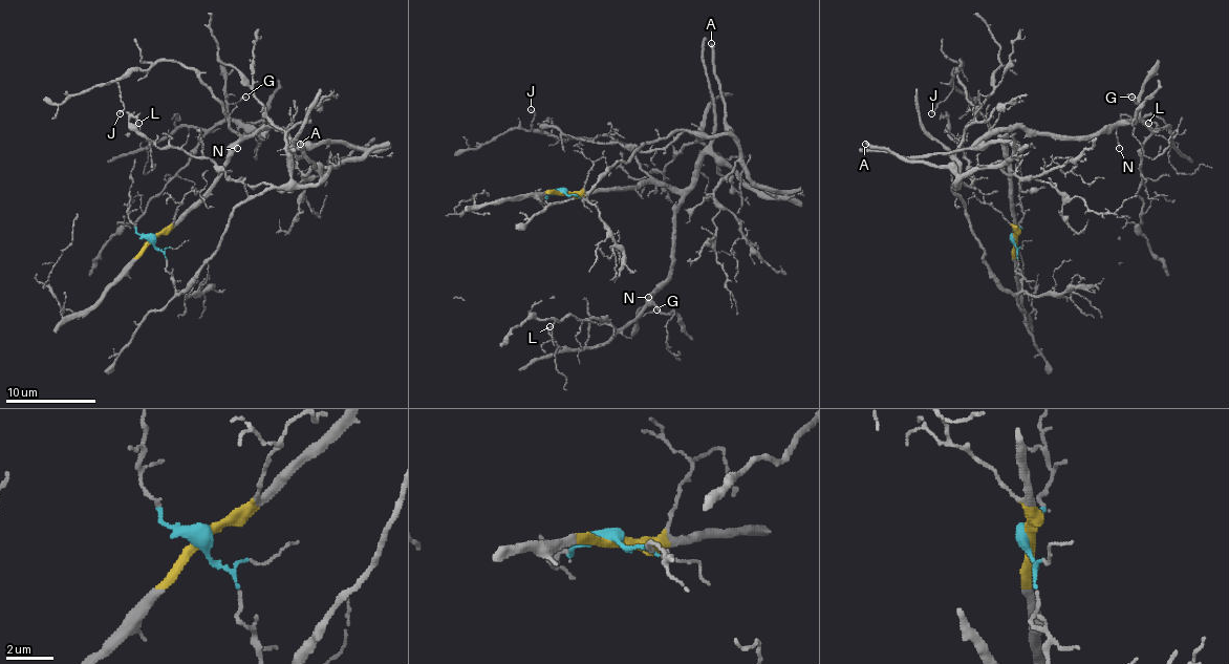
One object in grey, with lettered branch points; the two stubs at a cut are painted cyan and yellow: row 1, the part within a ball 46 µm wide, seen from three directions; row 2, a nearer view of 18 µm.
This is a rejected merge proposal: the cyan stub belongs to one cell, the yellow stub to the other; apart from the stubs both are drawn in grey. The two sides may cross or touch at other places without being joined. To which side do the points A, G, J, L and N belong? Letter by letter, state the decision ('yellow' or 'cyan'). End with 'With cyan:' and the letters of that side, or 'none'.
A: cyan
G: yellow
J: yellow
L: yellow
N: yellow
With cyan: A

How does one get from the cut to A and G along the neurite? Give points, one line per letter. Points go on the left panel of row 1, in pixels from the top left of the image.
A: (153, 239), (180, 294), (239, 205), (268, 189), (318, 180), (300, 144)
G: (153, 239), (212, 185), (234, 148), (268, 128), (261, 137), (239, 126), (228, 112), (230, 103), (245, 97)

